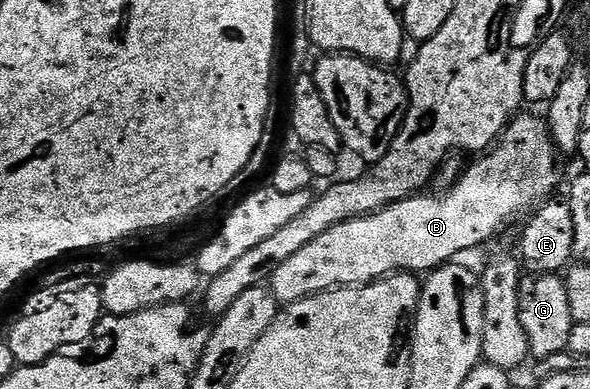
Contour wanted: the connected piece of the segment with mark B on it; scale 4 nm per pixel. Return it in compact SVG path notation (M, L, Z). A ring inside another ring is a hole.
M525 113L515 116L502 136L485 153L475 156L465 166L465 173L448 192L431 195L432 197L405 197L402 201L384 207L379 213L369 213L367 217L340 223L324 231L320 239L312 239L312 243L308 243L308 247L302 248L298 254L292 255L292 259L280 263L268 282L268 288L278 300L279 306L291 305L305 297L326 293L329 289L371 285L391 273L429 274L439 266L461 258L458 257L461 253L492 240L505 225L513 223L514 217L521 213L529 214L535 207L543 204L558 185L560 154L554 148L550 127L545 120L541 116L533 117L532 114Z

